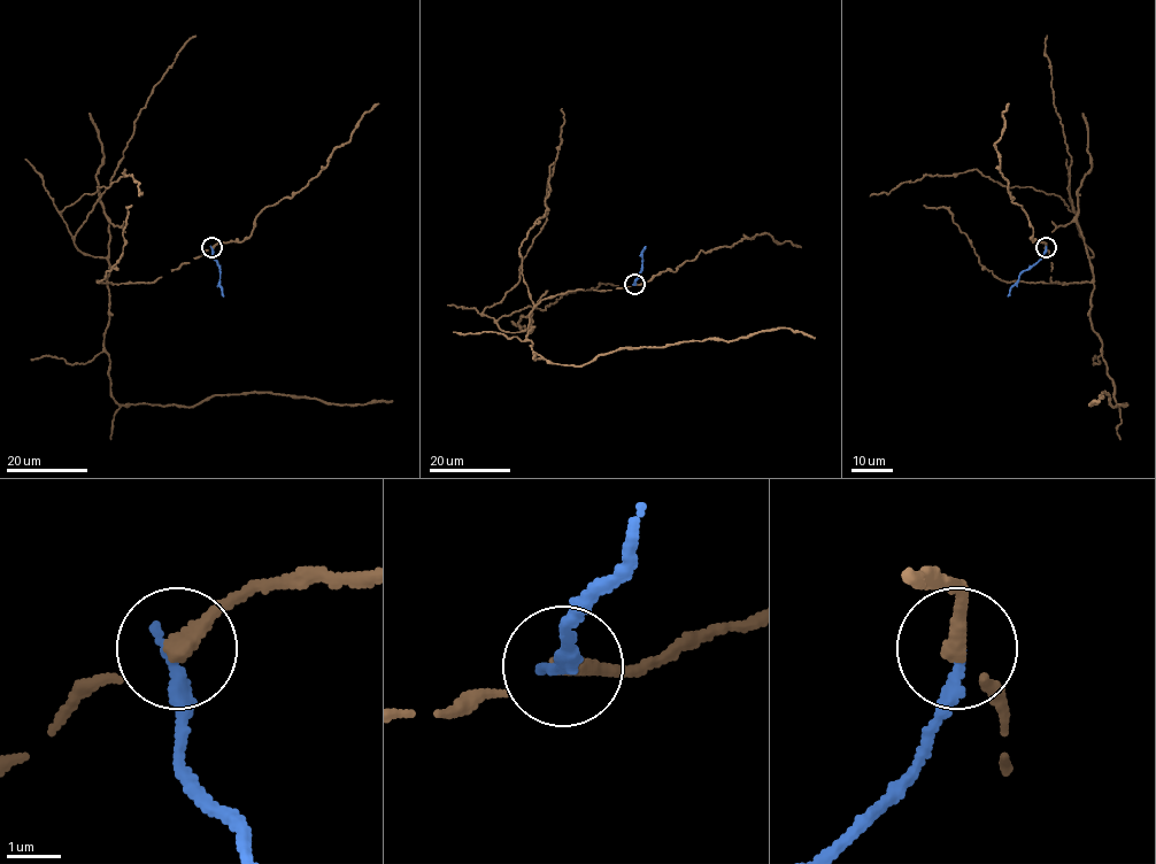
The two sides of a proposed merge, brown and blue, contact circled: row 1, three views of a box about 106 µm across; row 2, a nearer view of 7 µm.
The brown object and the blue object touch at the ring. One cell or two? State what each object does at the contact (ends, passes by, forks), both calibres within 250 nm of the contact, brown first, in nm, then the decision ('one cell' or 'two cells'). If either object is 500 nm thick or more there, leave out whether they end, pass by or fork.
brown passes by; blue ends there; 240 nm thick on the brown side, 240 nm on the other; two cells

